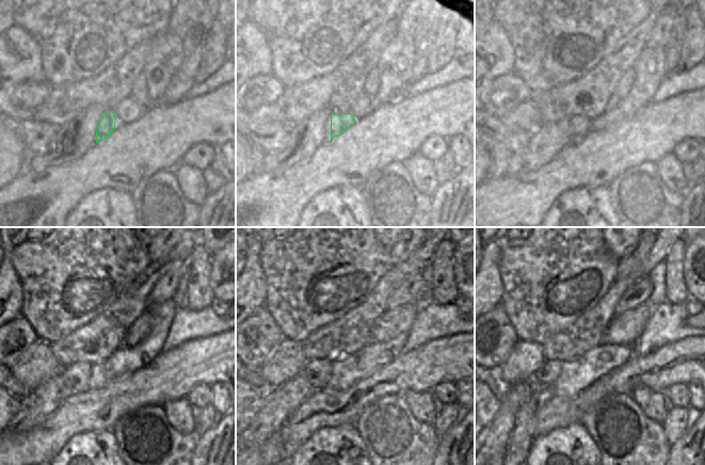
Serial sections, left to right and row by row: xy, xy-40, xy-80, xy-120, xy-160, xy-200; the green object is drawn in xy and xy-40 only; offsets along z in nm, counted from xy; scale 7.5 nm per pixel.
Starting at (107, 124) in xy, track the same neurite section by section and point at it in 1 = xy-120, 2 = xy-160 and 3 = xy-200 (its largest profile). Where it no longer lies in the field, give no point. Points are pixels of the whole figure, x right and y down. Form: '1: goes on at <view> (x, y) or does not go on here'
1: goes on at xy-120 (78, 374)
2: goes on at xy-160 (317, 373)
3: goes on at xy-200 (545, 377)

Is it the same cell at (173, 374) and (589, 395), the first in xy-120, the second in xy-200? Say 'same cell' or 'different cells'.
same cell

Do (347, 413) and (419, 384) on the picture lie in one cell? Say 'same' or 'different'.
same

